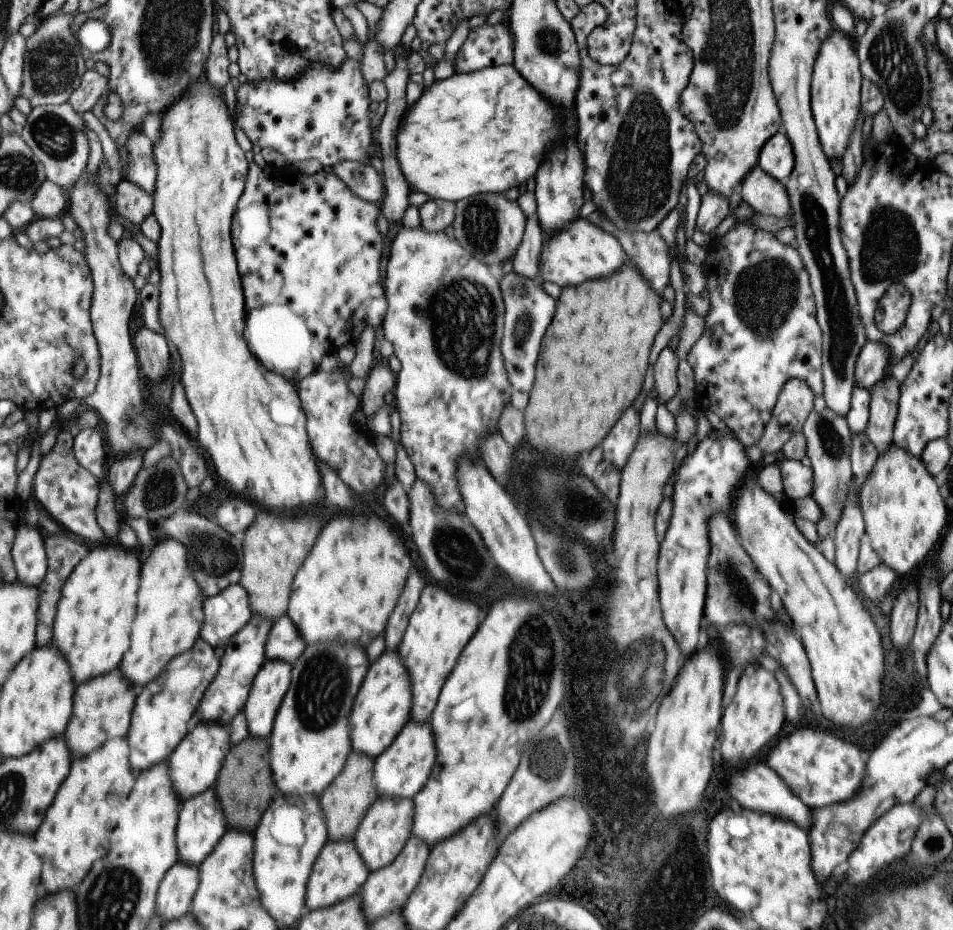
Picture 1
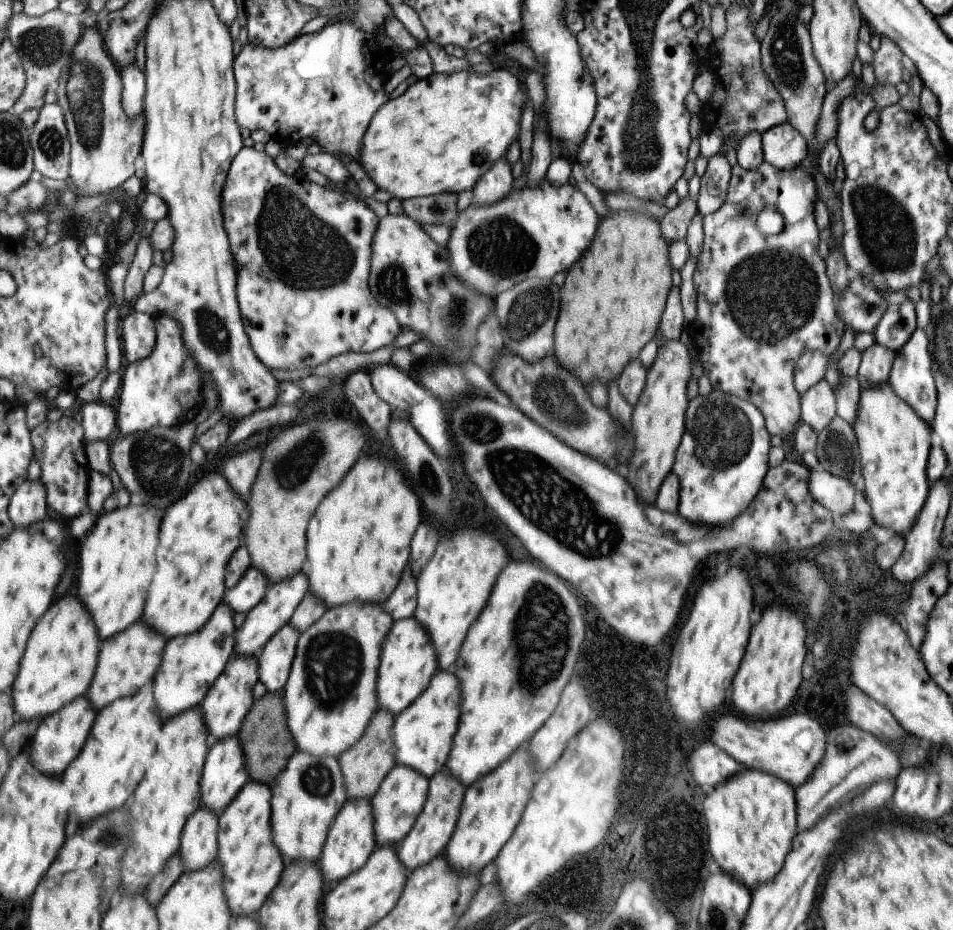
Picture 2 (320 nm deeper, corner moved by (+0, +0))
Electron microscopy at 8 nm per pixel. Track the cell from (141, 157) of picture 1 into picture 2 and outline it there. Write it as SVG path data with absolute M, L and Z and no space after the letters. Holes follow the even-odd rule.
M131 63L121 70L124 84L123 104L130 117L142 115L146 95L146 71L141 70L136 63Z

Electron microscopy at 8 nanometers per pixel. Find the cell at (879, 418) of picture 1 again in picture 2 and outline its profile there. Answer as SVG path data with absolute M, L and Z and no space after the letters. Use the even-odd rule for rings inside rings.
M875 342L871 346L868 346L868 349L860 354L860 363L858 364L856 374L860 388L868 387L869 385L880 385L883 381L887 383L894 354L895 352L892 350Z

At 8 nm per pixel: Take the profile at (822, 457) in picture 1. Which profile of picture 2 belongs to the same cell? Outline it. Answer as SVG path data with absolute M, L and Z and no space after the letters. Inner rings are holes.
M823 378L800 396L800 420L815 432L836 416L836 402L830 384Z

